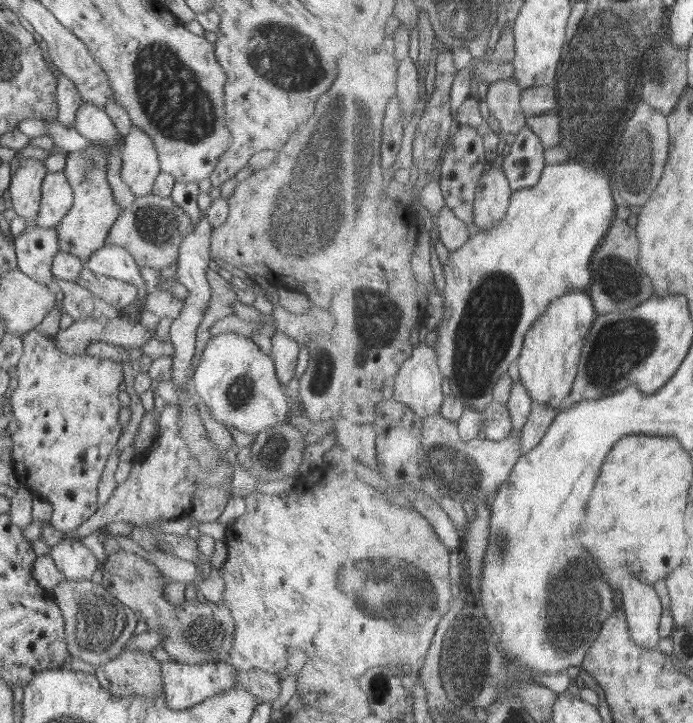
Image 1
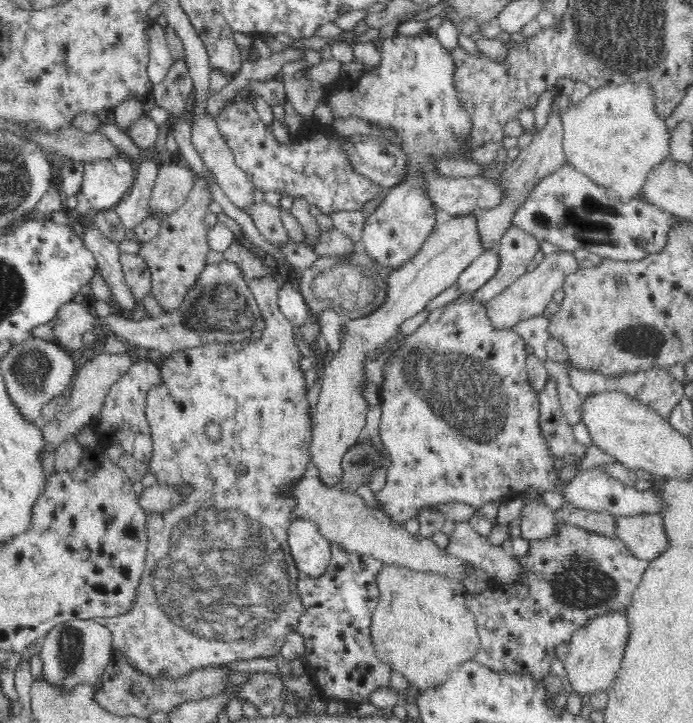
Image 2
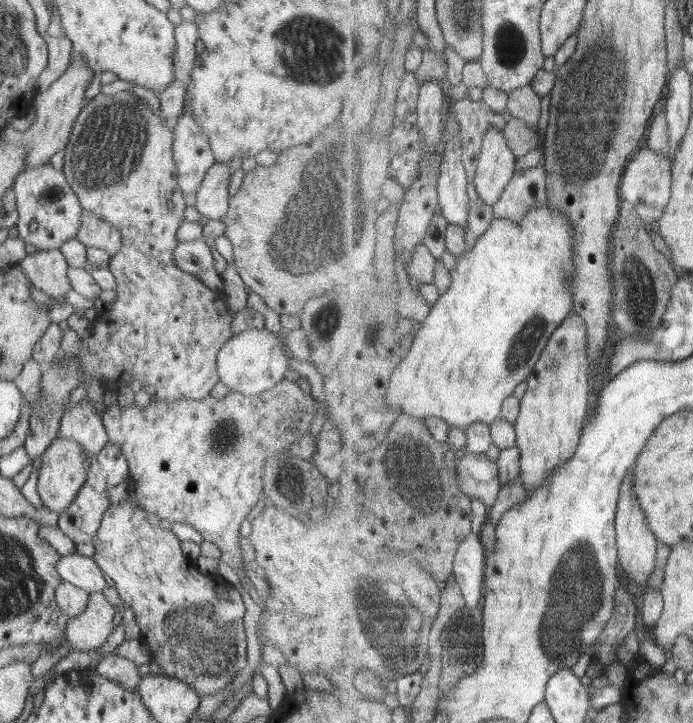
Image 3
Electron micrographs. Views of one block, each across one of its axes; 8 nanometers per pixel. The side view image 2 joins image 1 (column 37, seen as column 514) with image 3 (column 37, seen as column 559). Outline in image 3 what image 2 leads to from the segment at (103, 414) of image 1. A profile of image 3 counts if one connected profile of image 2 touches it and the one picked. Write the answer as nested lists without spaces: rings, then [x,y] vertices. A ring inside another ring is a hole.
[[[56,436],[49,447],[41,454],[41,464],[37,466],[36,492],[43,507],[61,513],[75,499],[79,488],[85,483],[88,470],[84,450],[73,439]]]

